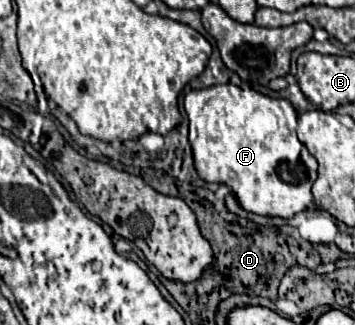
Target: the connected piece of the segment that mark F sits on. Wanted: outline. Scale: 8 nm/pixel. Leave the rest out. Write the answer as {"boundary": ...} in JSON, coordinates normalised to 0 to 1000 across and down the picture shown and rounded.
{"boundary":[[[701,252],[679,262],[637,255],[575,274],[546,274],[518,298],[518,335],[535,372],[535,446],[558,538],[586,563],[625,563],[654,582],[670,631],[738,668],[828,668],[862,649],[879,606],[879,563],[896,545],[896,502],[834,422],[834,342],[806,305],[766,305],[704,271]]]}

